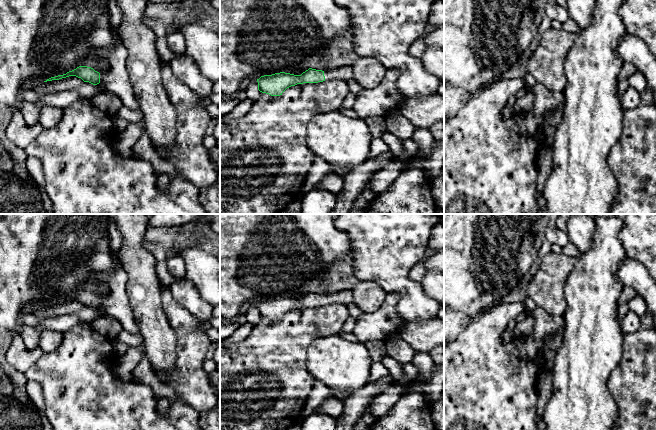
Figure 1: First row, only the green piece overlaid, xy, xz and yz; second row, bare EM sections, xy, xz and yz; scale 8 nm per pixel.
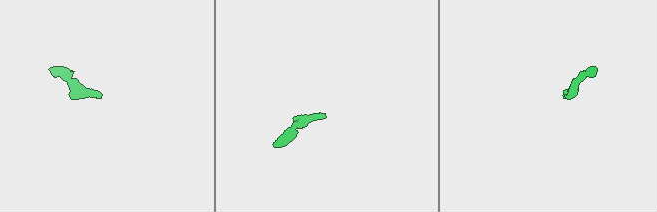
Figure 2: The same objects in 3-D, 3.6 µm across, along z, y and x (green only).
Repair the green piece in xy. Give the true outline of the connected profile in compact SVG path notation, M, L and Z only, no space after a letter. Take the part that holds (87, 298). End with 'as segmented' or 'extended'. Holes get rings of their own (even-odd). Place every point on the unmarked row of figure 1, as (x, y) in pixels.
M117 266L115 271L108 275L108 288L110 291L108 296L99 297L91 291L79 290L66 298L51 301L44 306L76 300L84 306L89 306L93 309L99 308L101 313L113 316L122 324L124 330L134 334L139 333L129 304L126 283L126 272L121 266Z | extended

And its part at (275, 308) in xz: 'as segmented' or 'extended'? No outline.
extended

